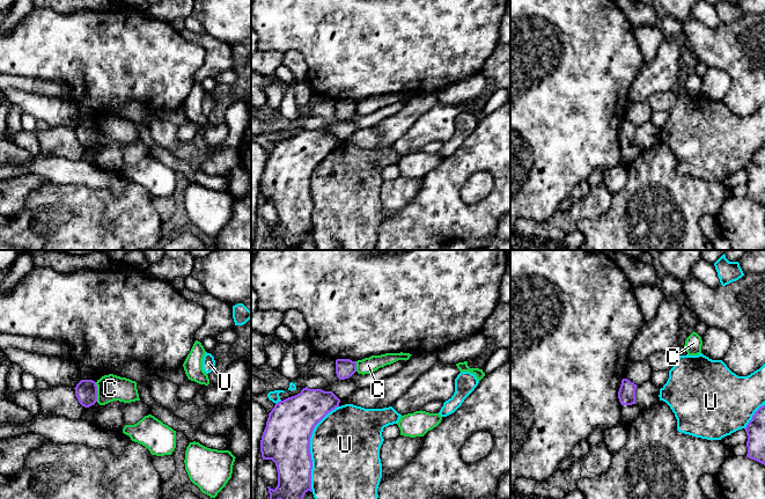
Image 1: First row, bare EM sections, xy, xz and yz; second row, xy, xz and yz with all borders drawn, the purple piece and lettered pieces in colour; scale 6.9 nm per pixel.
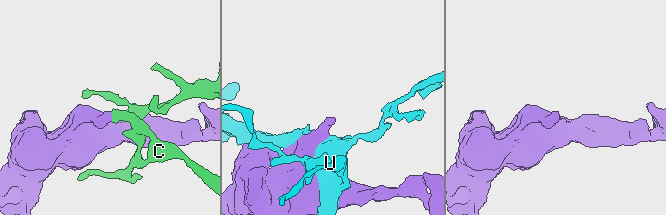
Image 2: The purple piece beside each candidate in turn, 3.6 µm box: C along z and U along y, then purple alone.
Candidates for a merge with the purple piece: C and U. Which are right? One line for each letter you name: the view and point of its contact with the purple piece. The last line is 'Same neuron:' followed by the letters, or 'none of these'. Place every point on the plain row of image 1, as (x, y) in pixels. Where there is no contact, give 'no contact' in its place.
Same neuron: none of these

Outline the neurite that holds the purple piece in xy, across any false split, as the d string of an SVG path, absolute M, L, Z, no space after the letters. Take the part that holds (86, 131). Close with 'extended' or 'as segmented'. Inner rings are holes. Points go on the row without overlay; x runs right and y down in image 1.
M81 120L74 130L75 137L82 147L89 148L97 142L97 126L95 122Z | as segmented

